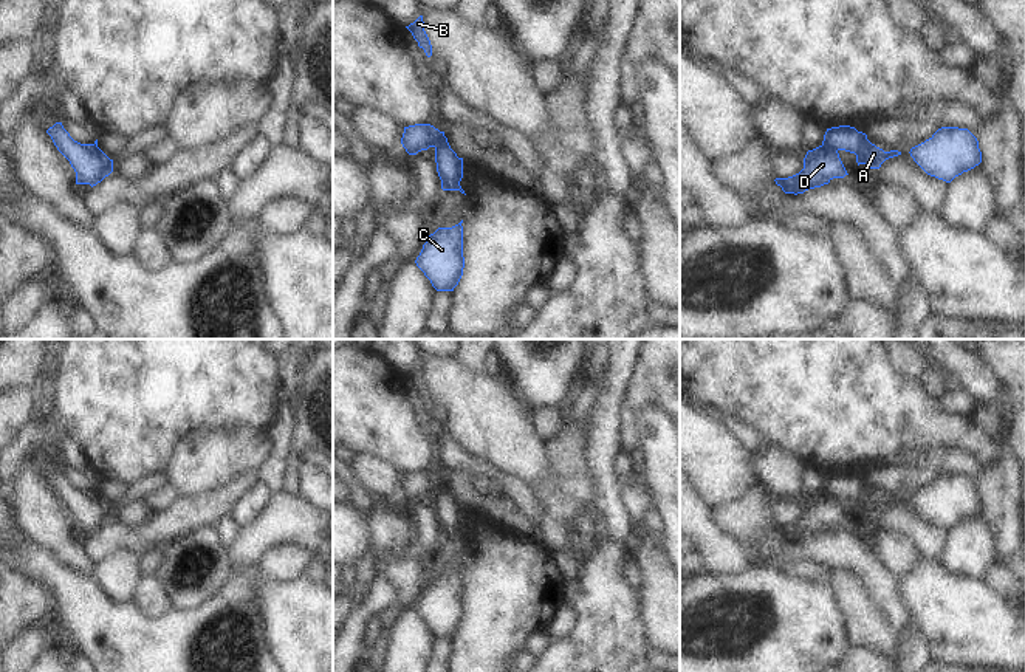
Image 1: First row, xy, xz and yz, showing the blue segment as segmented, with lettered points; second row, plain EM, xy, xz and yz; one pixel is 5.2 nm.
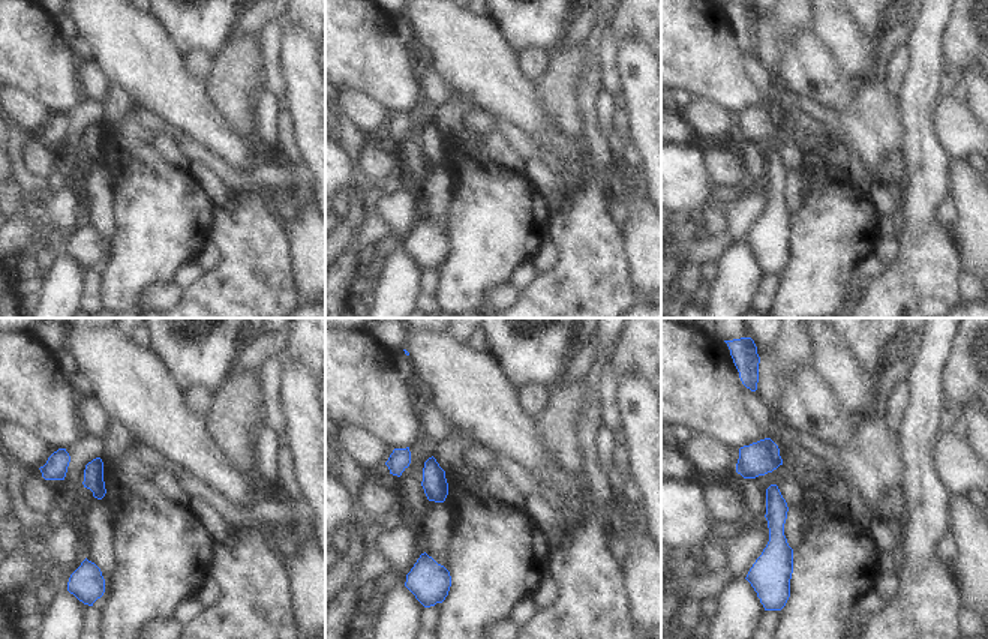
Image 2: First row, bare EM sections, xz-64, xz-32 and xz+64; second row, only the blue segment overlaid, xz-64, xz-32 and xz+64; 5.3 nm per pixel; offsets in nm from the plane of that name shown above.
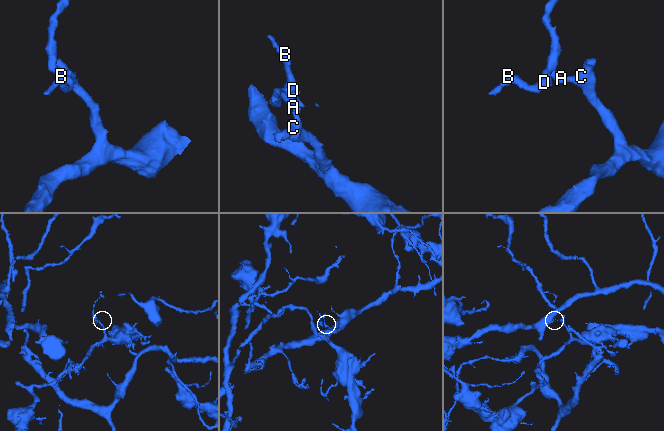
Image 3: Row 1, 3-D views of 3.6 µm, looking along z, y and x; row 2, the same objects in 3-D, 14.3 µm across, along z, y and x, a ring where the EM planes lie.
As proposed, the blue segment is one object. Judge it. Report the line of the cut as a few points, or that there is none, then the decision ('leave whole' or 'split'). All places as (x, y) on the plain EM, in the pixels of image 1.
cut yz (822, 491), (836, 497); split

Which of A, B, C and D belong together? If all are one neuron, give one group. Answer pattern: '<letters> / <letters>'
A C / B D

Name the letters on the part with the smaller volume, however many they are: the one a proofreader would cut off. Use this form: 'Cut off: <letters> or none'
Cut off: B, D

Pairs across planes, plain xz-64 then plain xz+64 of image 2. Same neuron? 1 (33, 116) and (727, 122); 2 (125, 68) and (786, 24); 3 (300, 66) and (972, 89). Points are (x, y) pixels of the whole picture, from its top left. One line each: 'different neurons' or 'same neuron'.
1: same neuron
2: different neurons
3: same neuron

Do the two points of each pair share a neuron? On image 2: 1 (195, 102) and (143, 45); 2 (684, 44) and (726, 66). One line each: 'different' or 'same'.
1: same
2: same

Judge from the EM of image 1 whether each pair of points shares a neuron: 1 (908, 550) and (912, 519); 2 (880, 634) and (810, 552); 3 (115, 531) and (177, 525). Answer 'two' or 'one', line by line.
1: two
2: two
3: one

